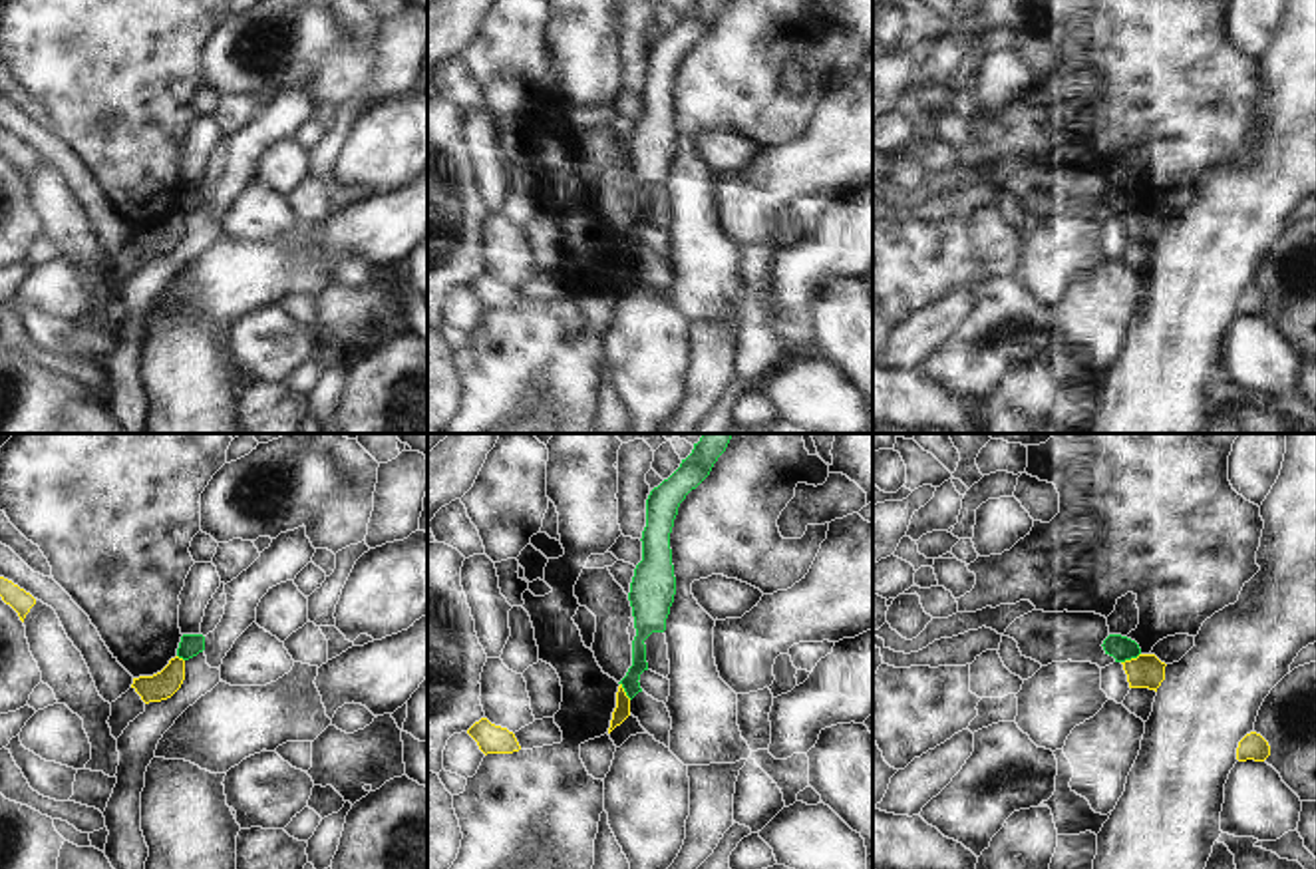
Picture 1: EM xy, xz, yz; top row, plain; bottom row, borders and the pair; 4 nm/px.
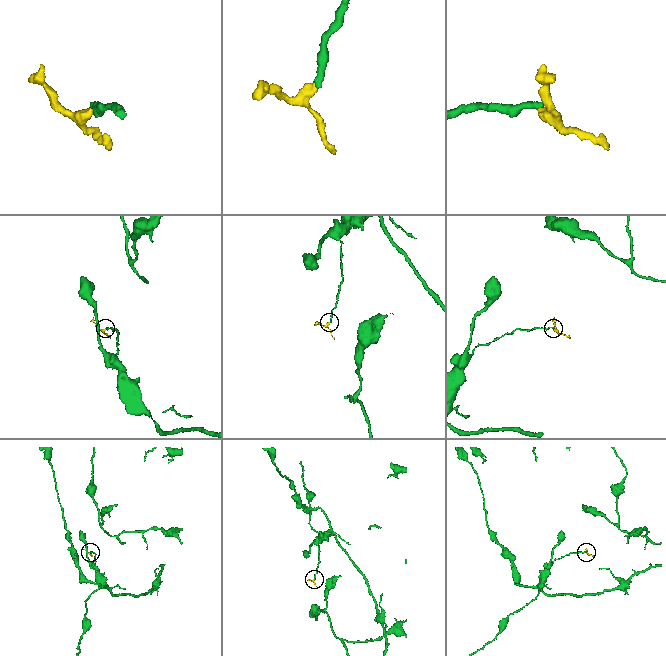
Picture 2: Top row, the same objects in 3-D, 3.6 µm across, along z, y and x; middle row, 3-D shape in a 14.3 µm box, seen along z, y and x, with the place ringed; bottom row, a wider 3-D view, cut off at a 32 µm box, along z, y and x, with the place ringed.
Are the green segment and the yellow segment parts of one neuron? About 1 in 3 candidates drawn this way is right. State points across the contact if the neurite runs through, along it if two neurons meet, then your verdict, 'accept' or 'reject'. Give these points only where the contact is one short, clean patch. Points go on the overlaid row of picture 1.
along yz (1140, 653), (1122, 663) | reject

